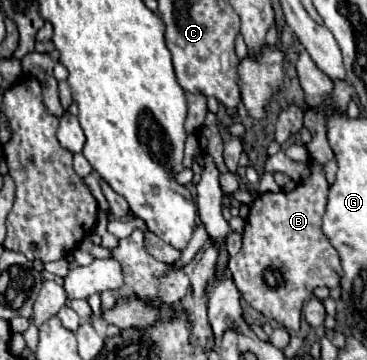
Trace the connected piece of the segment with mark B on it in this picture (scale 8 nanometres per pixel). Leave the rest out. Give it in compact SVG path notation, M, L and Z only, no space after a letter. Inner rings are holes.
M312 164L310 178L298 184L296 190L260 194L250 206L242 248L228 262L228 270L242 298L256 312L294 332L300 328L302 304L314 296L314 288L334 288L342 278L338 252L320 228L326 196L328 182L324 178L324 168L318 164Z

